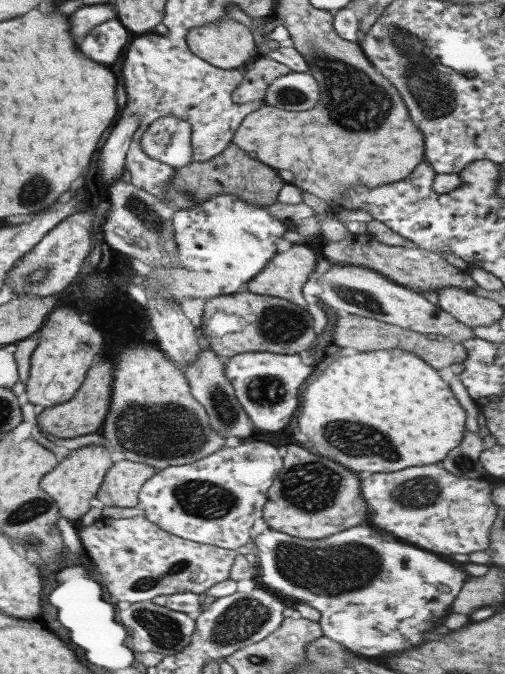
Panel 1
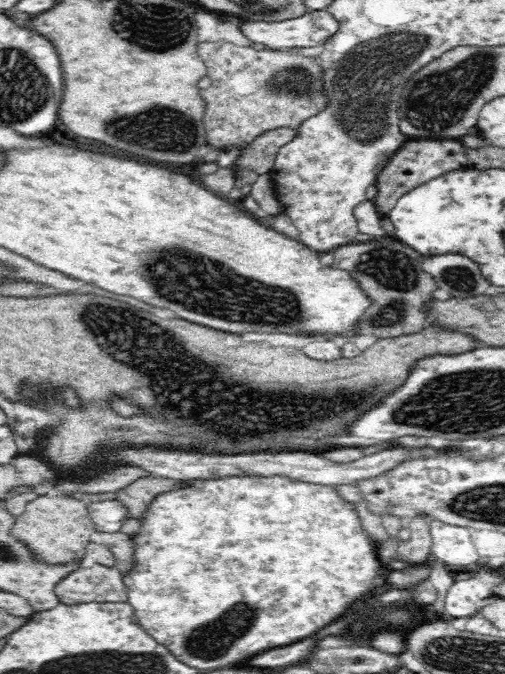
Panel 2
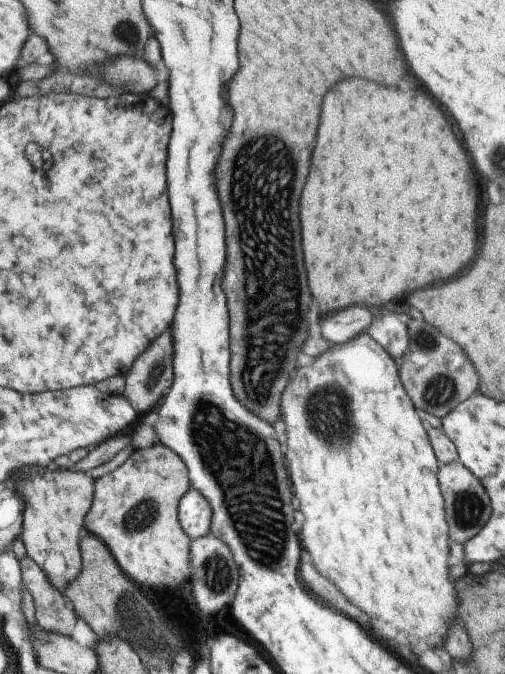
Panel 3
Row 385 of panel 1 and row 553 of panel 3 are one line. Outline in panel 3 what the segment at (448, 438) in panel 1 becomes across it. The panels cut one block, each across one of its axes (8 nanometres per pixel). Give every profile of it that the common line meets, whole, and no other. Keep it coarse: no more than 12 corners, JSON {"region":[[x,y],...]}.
{"region":[[363,332],[281,392],[296,534],[377,638],[443,648],[439,466]]}

